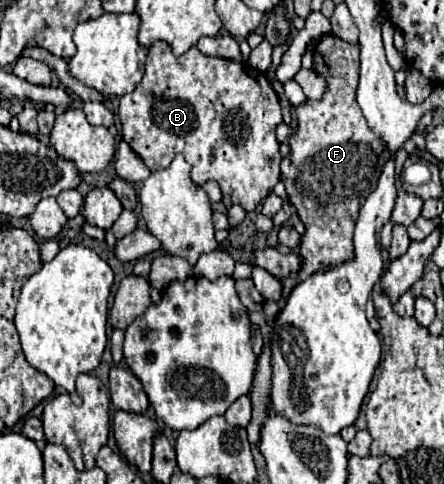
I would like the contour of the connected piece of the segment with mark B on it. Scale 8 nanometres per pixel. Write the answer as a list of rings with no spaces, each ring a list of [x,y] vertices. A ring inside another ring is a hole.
[[[157,41],[149,49],[147,69],[141,83],[133,93],[121,97],[119,117],[123,123],[123,139],[143,159],[149,171],[169,167],[173,155],[183,153],[193,169],[191,179],[197,185],[215,181],[221,193],[229,195],[231,201],[241,205],[247,213],[255,211],[279,181],[281,153],[275,129],[283,121],[283,113],[271,81],[251,65],[221,57],[207,57],[197,47],[191,47],[183,55],[173,55],[165,41]]]

